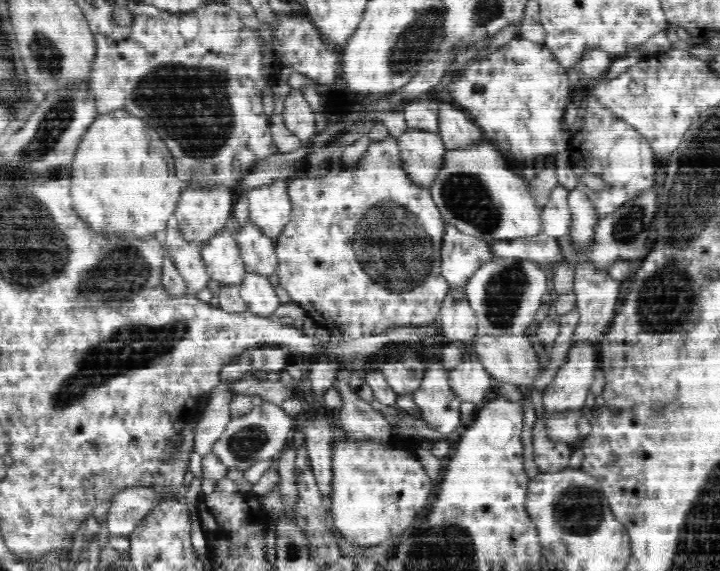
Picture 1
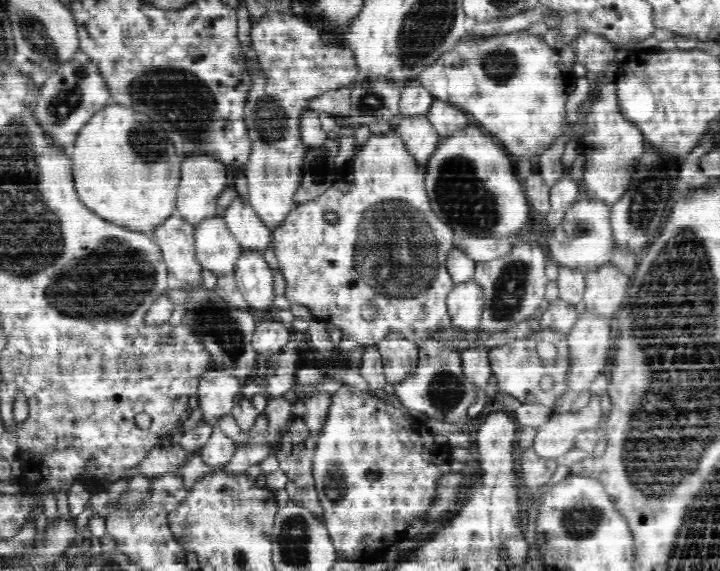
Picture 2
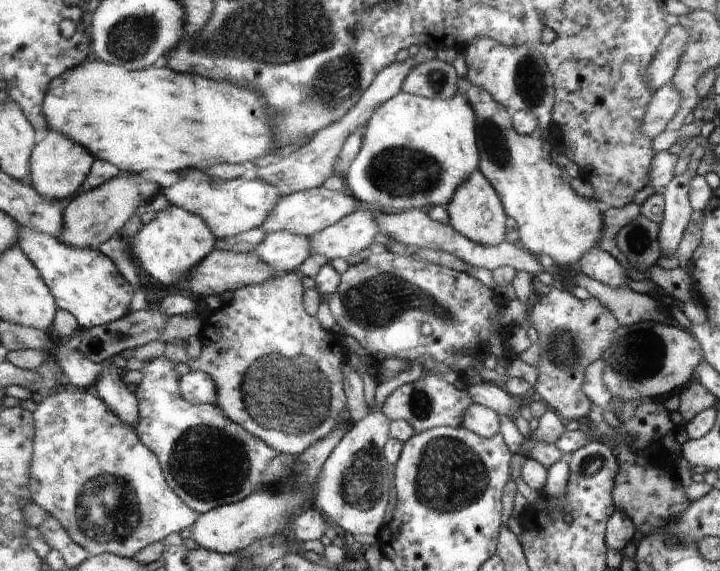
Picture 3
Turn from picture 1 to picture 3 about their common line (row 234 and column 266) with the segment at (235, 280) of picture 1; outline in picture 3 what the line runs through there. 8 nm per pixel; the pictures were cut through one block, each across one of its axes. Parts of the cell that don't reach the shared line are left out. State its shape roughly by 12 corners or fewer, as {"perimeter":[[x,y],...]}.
{"perimeter":[[325,187],[280,198],[258,227],[311,237],[360,202]]}

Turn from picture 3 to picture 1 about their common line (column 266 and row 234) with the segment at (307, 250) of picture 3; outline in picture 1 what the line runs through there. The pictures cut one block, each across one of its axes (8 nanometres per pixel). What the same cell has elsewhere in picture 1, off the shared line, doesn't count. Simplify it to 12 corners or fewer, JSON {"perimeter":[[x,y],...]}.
{"perimeter":[[252,223],[233,235],[247,272],[267,277],[278,261],[273,237]]}

